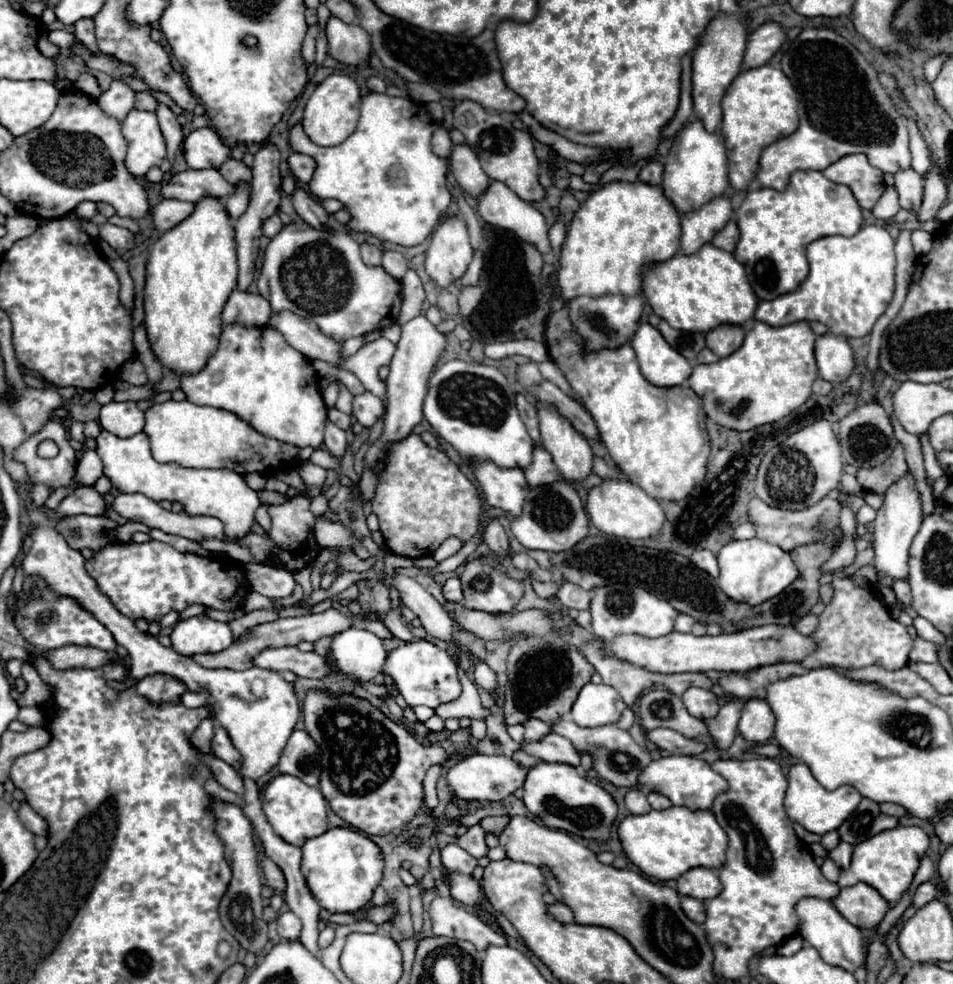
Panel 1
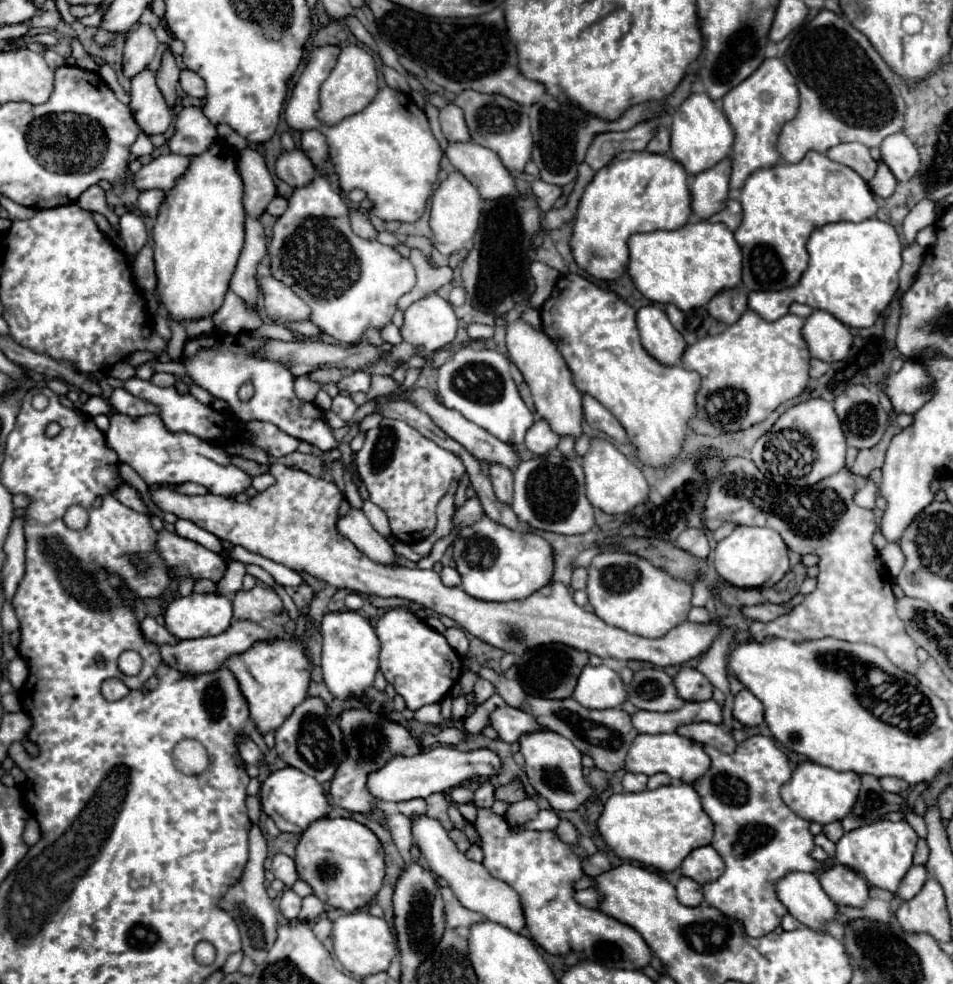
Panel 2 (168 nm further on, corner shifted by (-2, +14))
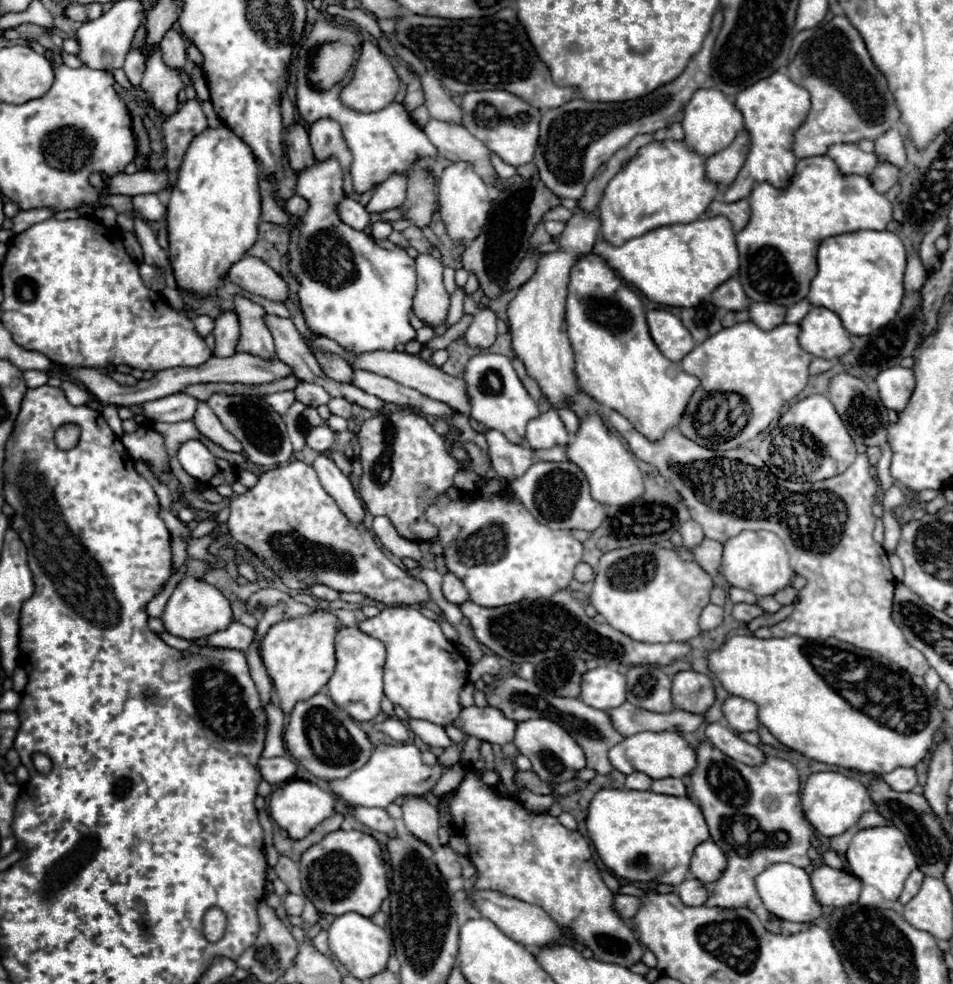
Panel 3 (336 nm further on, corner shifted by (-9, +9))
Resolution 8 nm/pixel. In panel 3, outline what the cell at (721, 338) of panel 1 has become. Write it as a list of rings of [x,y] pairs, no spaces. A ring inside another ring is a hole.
[[[732,277],[732,279],[728,279],[728,283],[722,283],[712,293],[712,303],[716,307],[728,309],[728,311],[744,311],[744,309],[748,309],[750,299],[744,295],[744,289],[742,289],[738,277]]]

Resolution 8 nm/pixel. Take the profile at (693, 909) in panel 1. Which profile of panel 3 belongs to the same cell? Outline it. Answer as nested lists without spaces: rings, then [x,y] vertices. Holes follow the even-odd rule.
[[[686,879],[684,883],[680,883],[678,885],[678,895],[680,895],[682,903],[688,905],[688,907],[700,907],[708,899],[706,887],[698,879]]]

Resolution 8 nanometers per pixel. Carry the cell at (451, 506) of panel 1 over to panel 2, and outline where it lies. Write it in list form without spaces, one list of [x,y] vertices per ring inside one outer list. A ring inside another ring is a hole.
[[[383,418],[377,428],[367,430],[363,448],[355,454],[355,470],[369,492],[369,500],[387,514],[393,536],[405,544],[417,544],[421,538],[427,538],[435,530],[437,526],[435,508],[439,500],[449,490],[451,480],[461,478],[465,474],[465,466],[459,456],[437,446],[433,440],[425,438],[421,432],[411,428],[407,422],[391,420],[391,418]]]

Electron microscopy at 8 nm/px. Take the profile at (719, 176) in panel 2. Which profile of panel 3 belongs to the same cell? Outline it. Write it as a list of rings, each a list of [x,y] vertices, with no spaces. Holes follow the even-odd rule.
[[[742,131],[730,147],[726,147],[724,151],[712,155],[706,159],[706,177],[708,181],[716,183],[718,187],[730,187],[740,171],[740,167],[744,165],[746,153],[748,153],[748,133]]]

